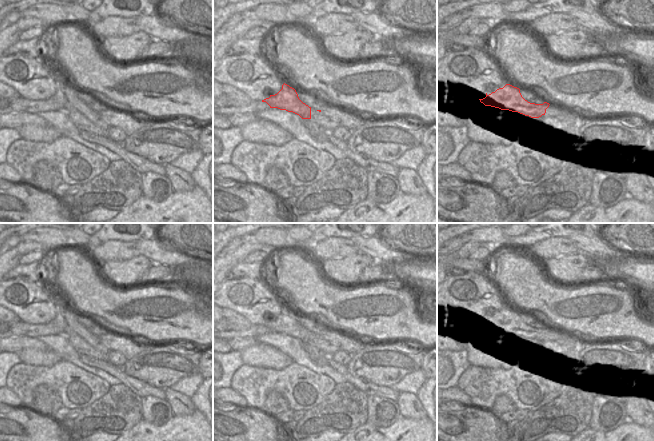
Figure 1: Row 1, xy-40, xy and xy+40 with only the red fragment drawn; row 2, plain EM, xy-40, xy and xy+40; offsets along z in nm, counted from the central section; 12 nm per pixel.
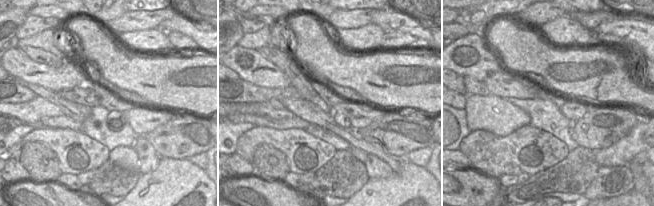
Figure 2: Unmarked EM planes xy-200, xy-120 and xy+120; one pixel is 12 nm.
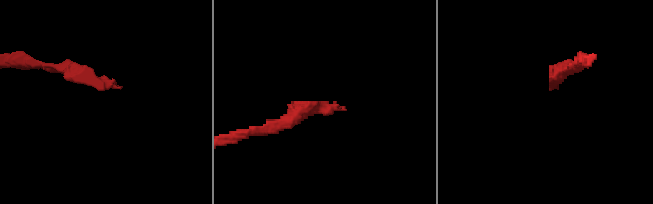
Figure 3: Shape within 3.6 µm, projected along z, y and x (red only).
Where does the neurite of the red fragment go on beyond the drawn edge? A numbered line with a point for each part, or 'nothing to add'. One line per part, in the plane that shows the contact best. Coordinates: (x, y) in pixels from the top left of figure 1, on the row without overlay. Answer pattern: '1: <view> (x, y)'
1: xy+40 (575, 344)

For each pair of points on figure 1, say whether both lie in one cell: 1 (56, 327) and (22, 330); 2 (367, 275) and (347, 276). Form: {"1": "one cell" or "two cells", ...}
{"1": "one cell", "2": "two cells"}

